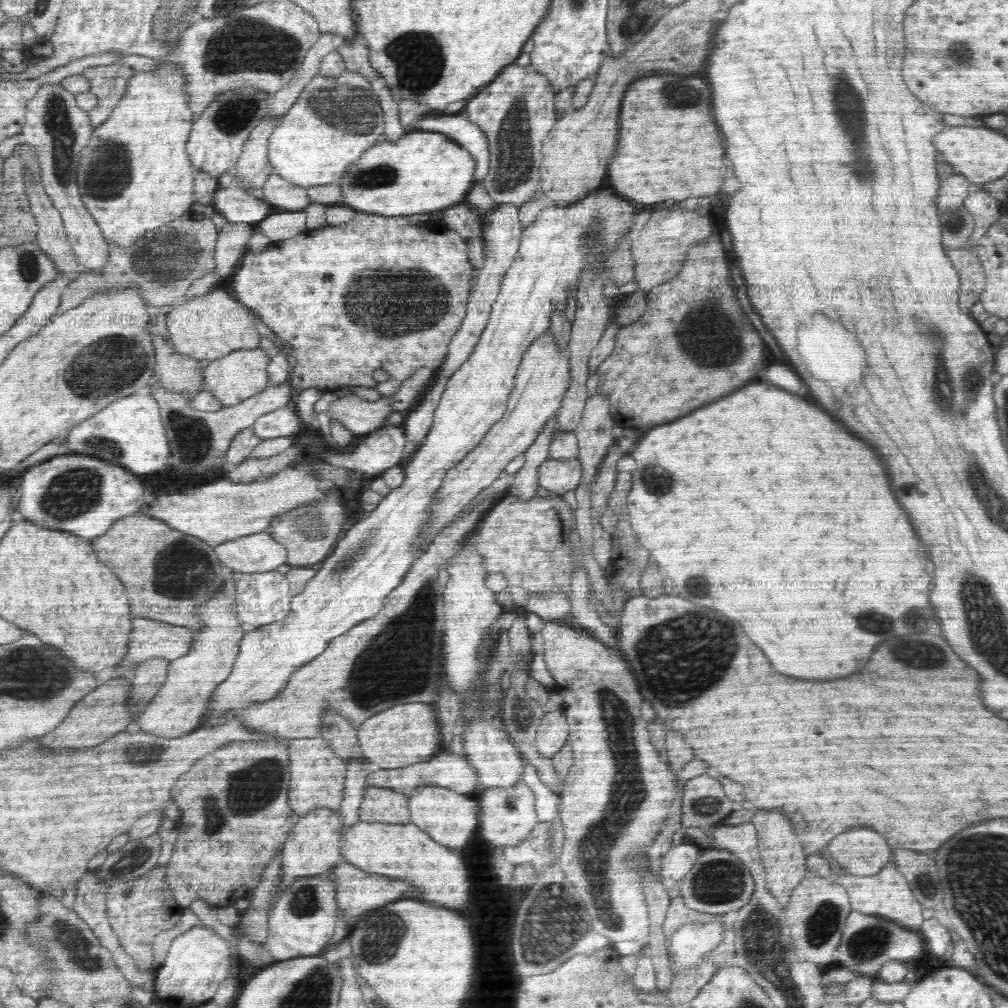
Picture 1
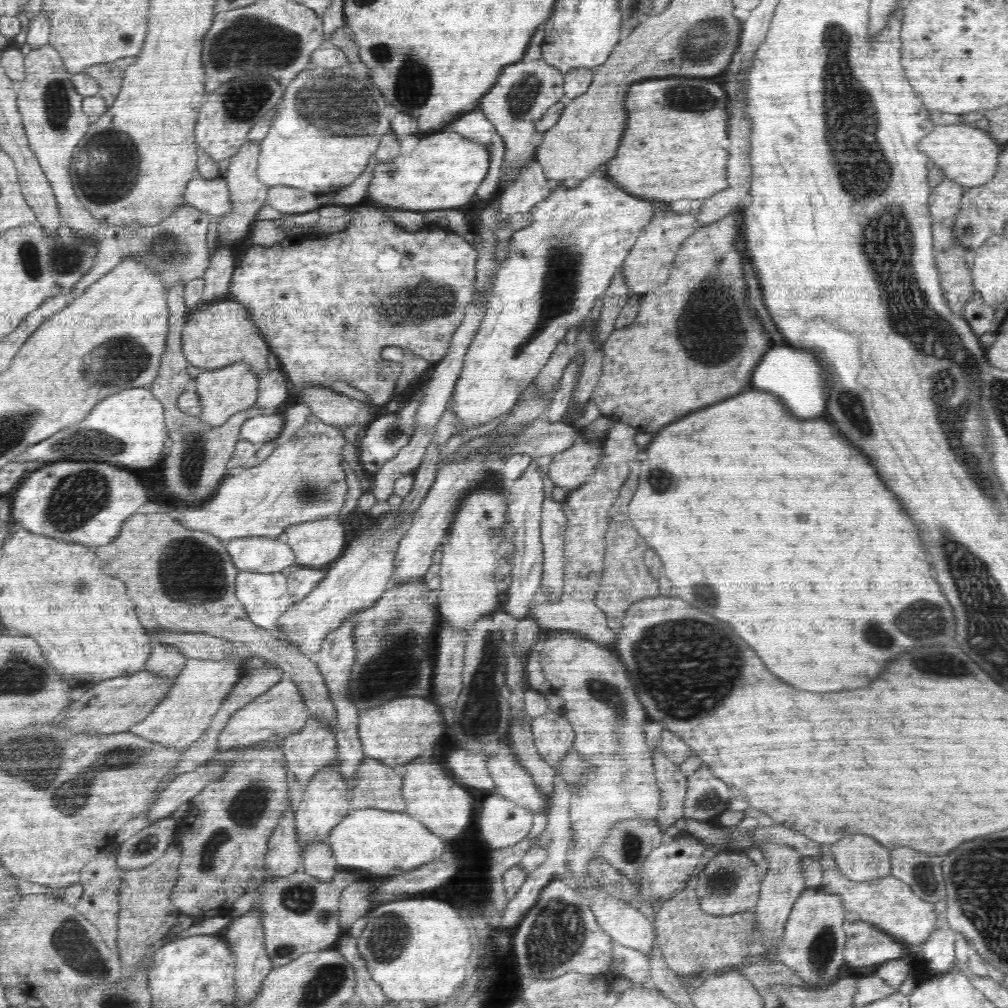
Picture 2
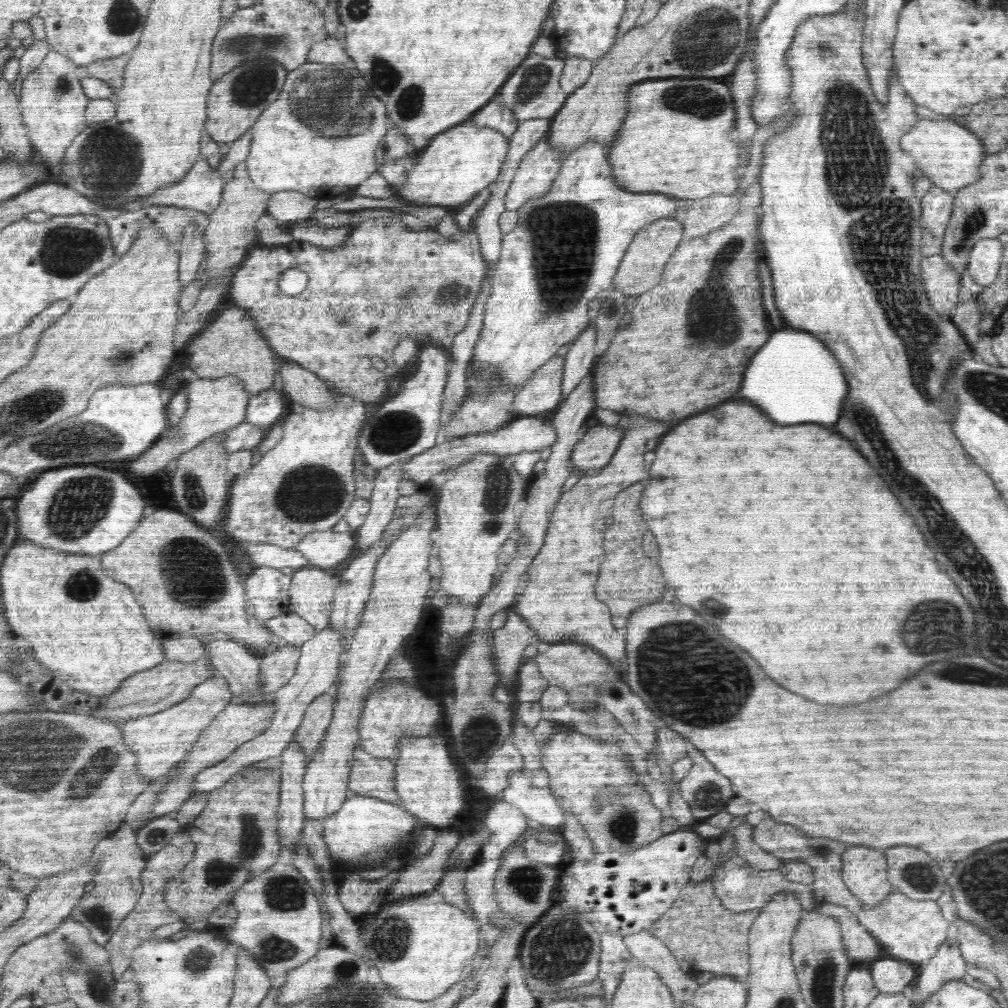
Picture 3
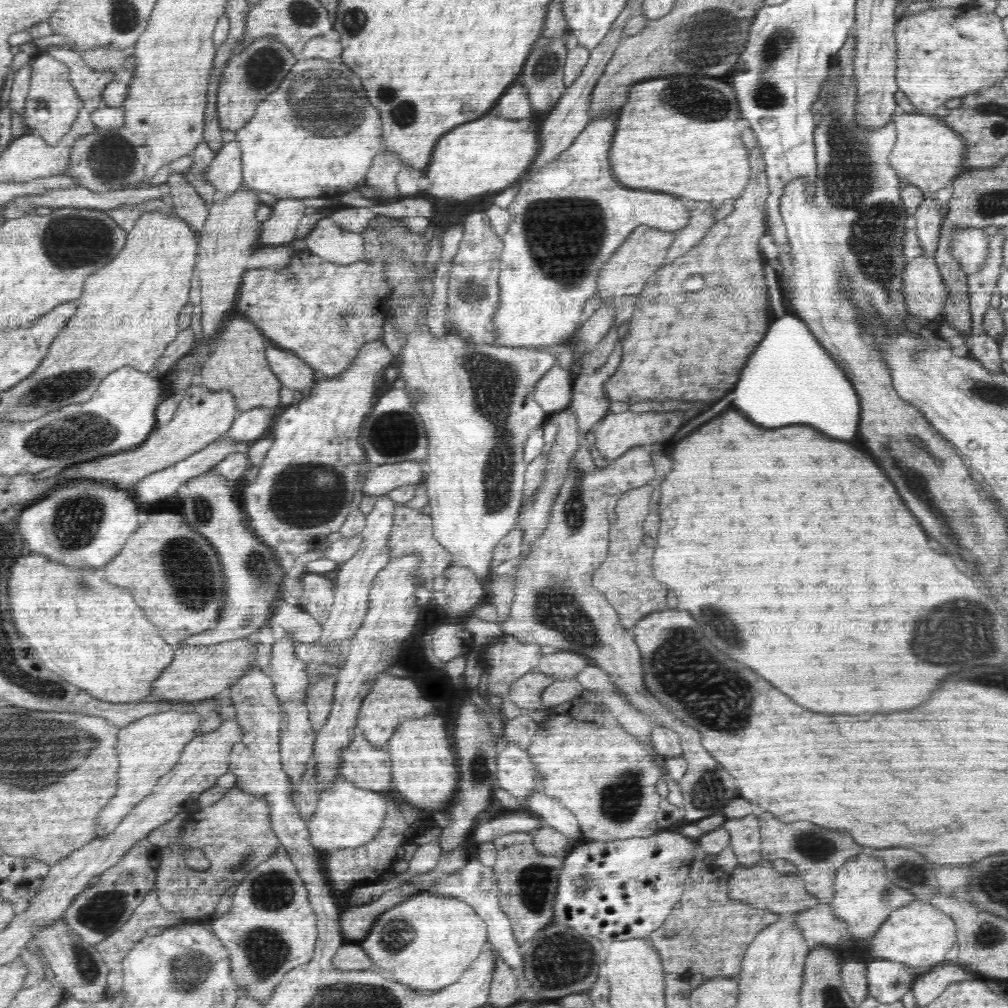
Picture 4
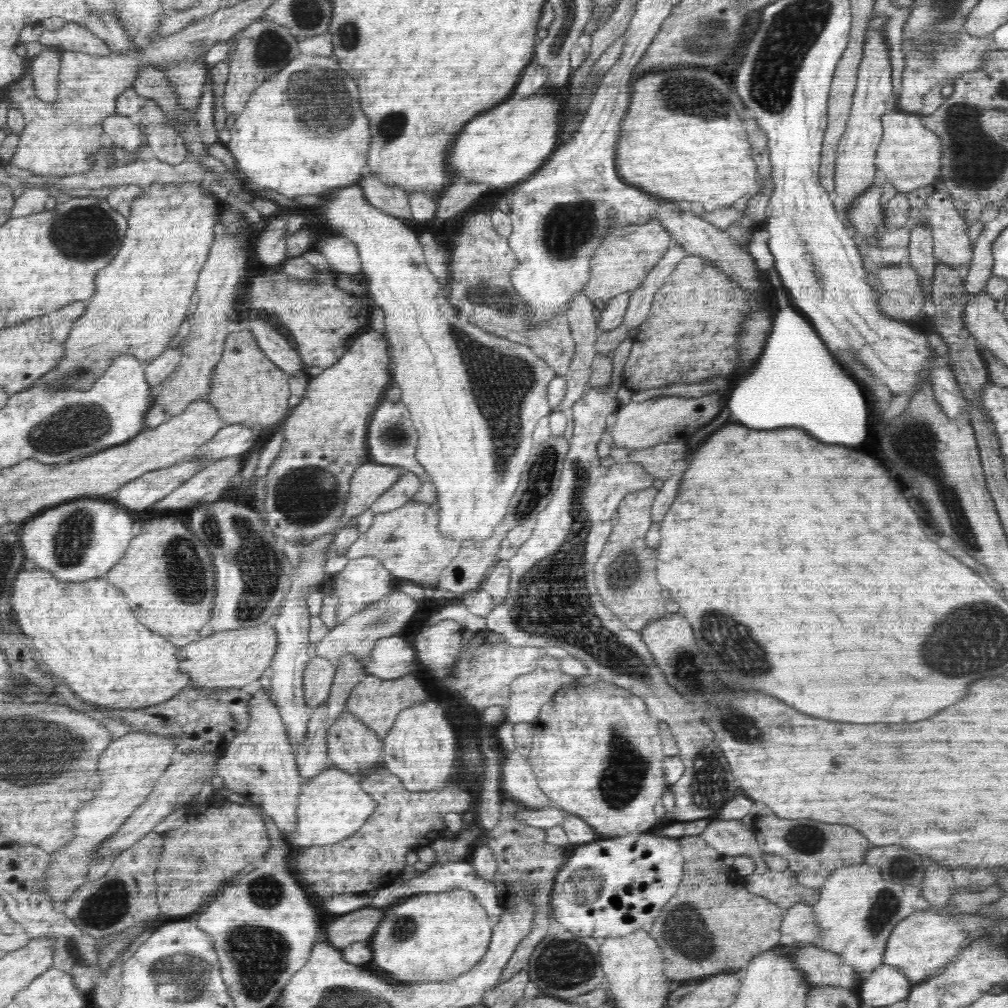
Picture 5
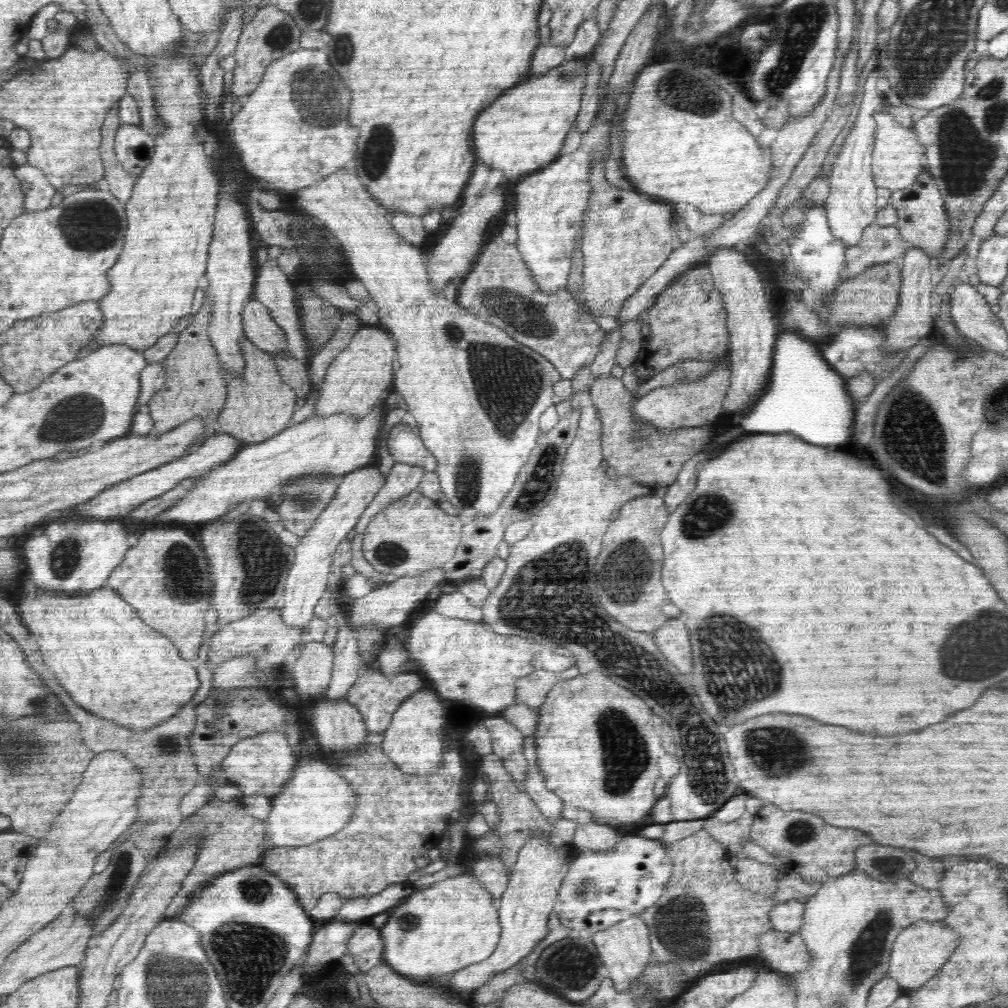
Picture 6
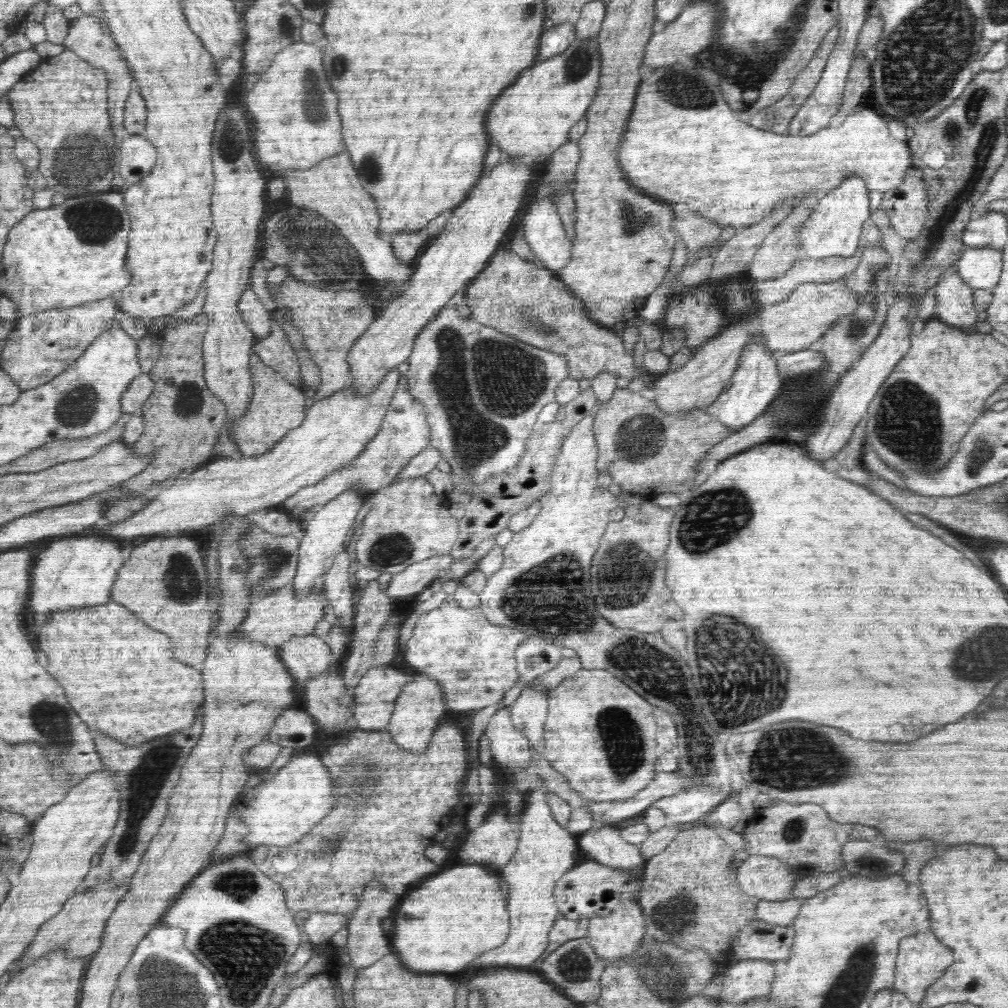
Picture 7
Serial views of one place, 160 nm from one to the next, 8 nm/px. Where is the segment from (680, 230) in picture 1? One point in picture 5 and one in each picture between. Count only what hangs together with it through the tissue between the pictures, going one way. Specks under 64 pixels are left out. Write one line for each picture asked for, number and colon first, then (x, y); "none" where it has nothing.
2: (648, 263)
3: (641, 268)
4: (628, 271)
5: (629, 256)

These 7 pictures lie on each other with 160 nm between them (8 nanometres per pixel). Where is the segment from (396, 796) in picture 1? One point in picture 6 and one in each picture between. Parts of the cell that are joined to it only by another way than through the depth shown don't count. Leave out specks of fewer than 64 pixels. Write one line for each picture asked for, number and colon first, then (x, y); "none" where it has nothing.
2: (376, 785)
3: (369, 776)
4: (368, 767)
5: (352, 747)
6: (339, 727)

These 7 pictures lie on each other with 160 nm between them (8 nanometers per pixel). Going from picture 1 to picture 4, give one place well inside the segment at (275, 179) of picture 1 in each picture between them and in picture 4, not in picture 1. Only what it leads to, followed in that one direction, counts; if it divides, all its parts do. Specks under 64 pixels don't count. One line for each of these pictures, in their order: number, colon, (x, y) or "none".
2: (288, 200)
3: (285, 207)
4: (280, 229)

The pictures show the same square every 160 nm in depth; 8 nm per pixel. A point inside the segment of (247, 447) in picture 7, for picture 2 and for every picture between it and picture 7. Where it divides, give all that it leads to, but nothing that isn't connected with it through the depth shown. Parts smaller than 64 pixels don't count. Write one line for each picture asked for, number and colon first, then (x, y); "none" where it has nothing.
2: (215, 335)
3: (232, 345)
4: (237, 362)
5: (247, 388)
6: (259, 404)

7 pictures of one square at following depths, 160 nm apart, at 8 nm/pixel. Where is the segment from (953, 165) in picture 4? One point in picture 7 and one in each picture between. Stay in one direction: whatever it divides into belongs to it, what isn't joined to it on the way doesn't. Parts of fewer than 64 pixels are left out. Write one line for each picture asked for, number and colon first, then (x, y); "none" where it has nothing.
5: (908, 157)
6: (898, 157)
7: (672, 145)

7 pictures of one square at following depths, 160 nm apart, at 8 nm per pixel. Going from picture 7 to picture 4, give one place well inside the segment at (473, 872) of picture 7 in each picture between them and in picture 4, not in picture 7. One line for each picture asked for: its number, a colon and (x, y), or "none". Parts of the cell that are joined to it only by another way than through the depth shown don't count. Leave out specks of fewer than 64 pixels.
4: (426, 943)
5: (430, 937)
6: (450, 925)

